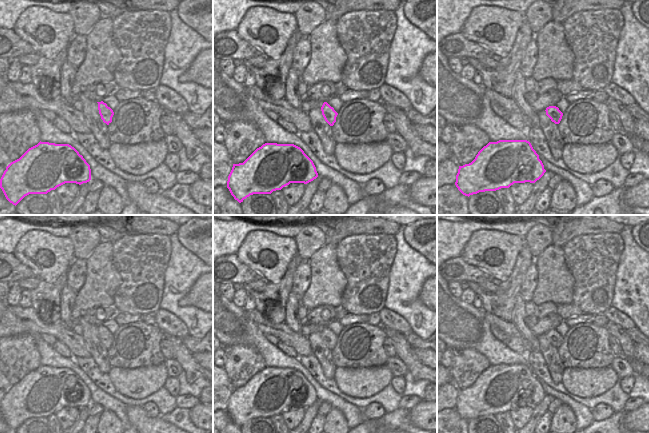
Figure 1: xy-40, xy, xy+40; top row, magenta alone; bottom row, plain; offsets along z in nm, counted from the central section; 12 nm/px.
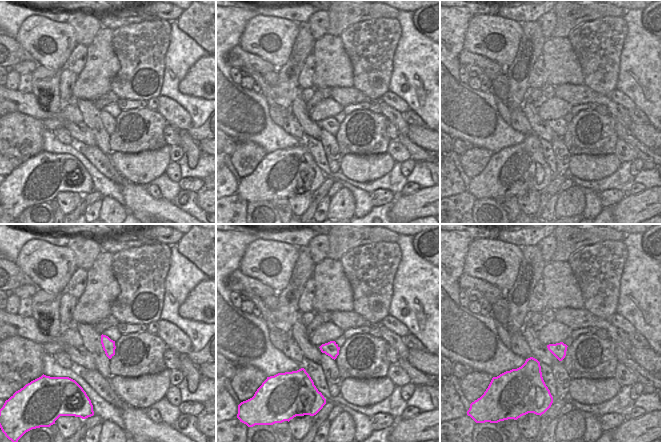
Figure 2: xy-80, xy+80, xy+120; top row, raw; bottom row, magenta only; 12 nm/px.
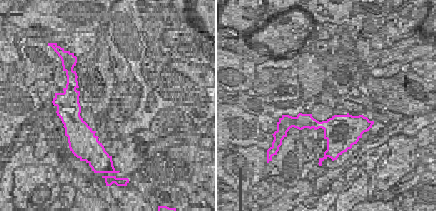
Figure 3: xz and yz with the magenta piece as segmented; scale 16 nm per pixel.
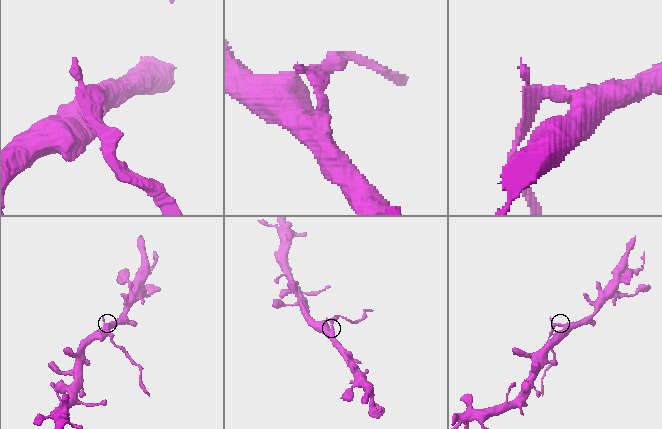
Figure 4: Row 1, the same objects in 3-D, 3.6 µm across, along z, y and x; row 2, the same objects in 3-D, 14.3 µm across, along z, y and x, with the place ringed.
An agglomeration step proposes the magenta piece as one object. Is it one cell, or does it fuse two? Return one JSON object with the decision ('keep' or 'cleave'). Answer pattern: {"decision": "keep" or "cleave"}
{"decision": "cleave"}

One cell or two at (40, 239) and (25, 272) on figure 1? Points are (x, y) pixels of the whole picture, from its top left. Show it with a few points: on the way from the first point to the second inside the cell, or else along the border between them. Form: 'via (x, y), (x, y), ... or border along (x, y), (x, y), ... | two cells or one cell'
border along (12, 253), (35, 275) | two cells

